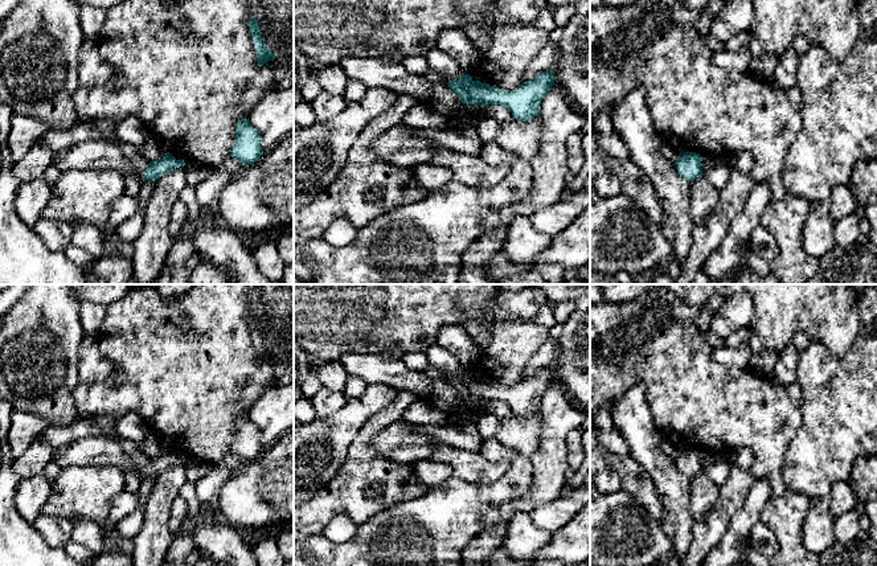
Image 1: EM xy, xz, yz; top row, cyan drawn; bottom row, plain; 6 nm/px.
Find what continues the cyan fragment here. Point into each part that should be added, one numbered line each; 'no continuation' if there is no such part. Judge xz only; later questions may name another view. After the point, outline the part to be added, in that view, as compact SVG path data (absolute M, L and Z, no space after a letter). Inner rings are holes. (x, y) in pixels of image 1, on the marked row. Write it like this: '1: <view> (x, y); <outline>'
no continuation

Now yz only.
no continuation

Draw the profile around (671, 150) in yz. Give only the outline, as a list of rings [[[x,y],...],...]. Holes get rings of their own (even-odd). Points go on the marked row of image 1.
[[[661,138],[661,153],[667,160],[675,163],[683,156],[684,151],[675,139]]]

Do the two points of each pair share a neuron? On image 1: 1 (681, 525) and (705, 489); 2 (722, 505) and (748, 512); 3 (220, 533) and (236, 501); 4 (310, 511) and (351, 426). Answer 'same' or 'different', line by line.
1: different
2: different
3: different
4: different

